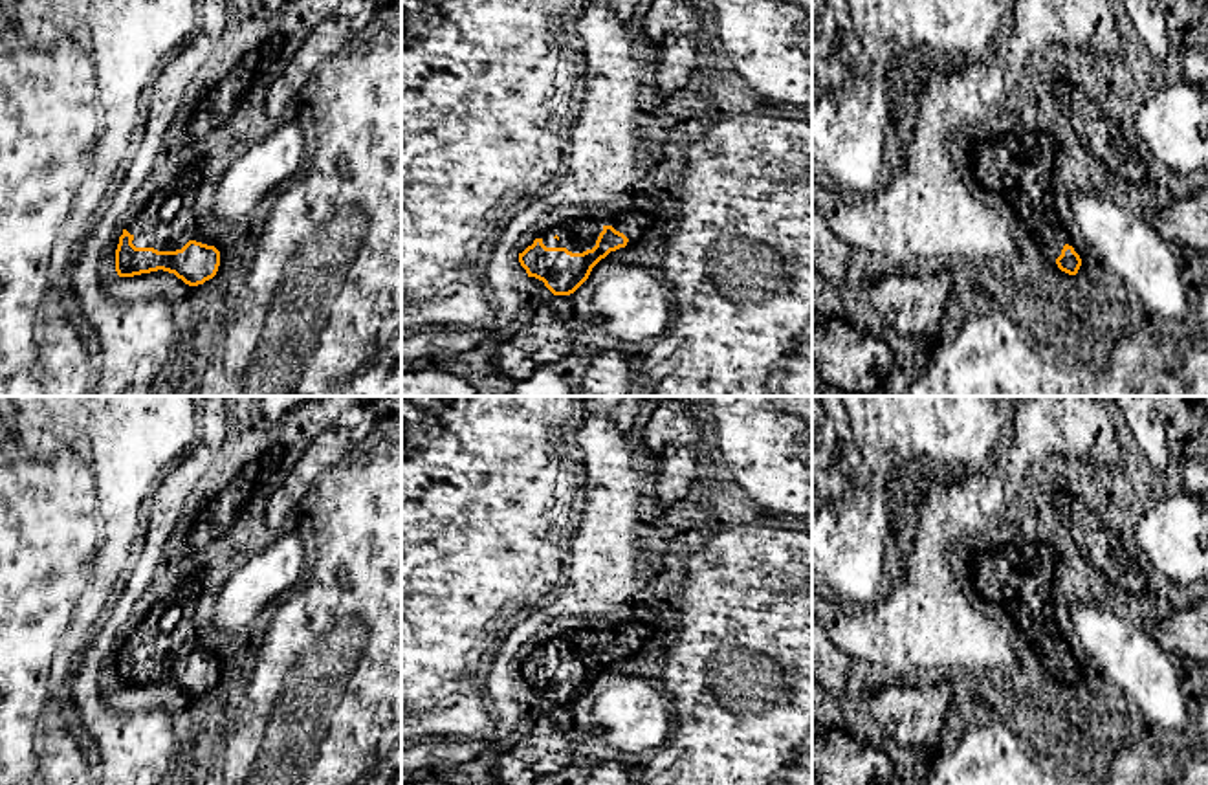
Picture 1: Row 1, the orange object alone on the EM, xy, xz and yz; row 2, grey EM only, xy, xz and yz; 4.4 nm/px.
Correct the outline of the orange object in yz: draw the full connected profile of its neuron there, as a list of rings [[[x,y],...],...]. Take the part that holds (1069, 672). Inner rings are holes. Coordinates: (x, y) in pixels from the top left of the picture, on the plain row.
[[[1017,543],[983,556],[975,585],[997,587],[1003,609],[1017,624],[1023,638],[1041,664],[1069,686],[1076,686],[1082,669],[1065,653],[1054,611],[1052,581],[1058,552],[1039,543]]]

